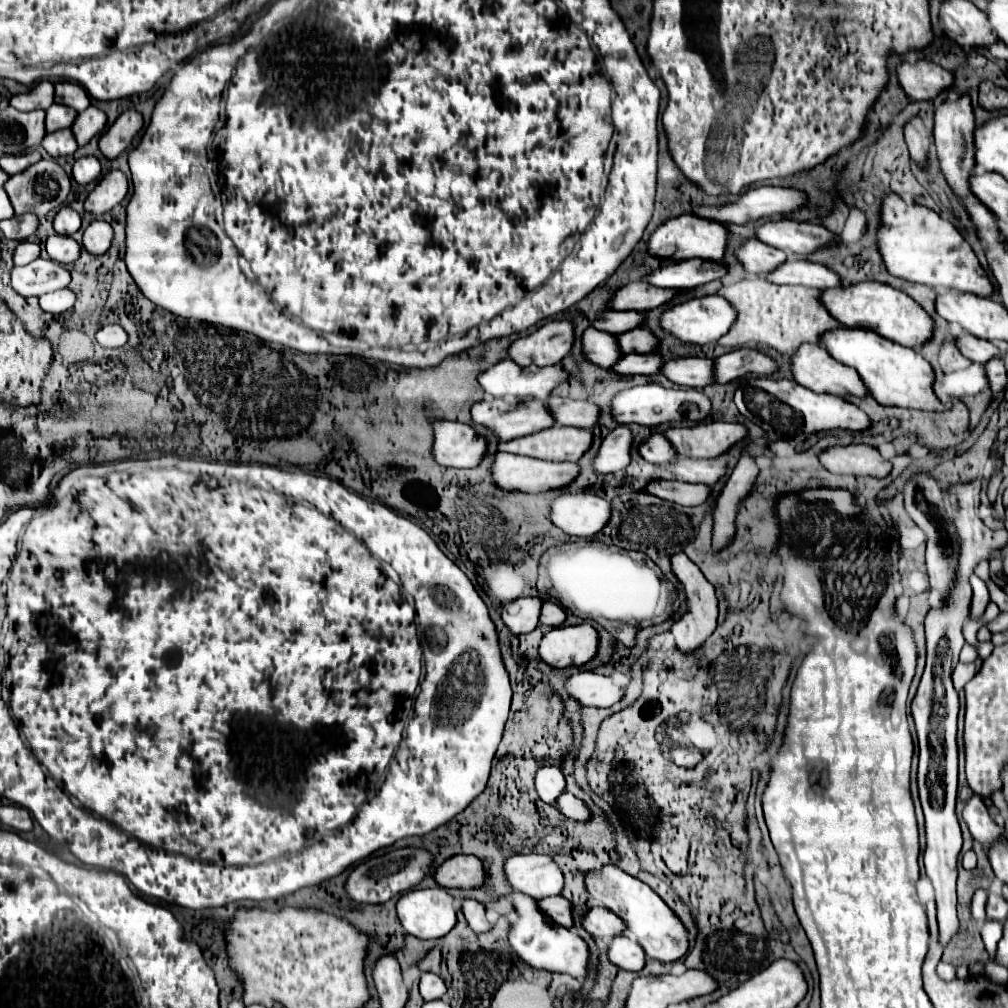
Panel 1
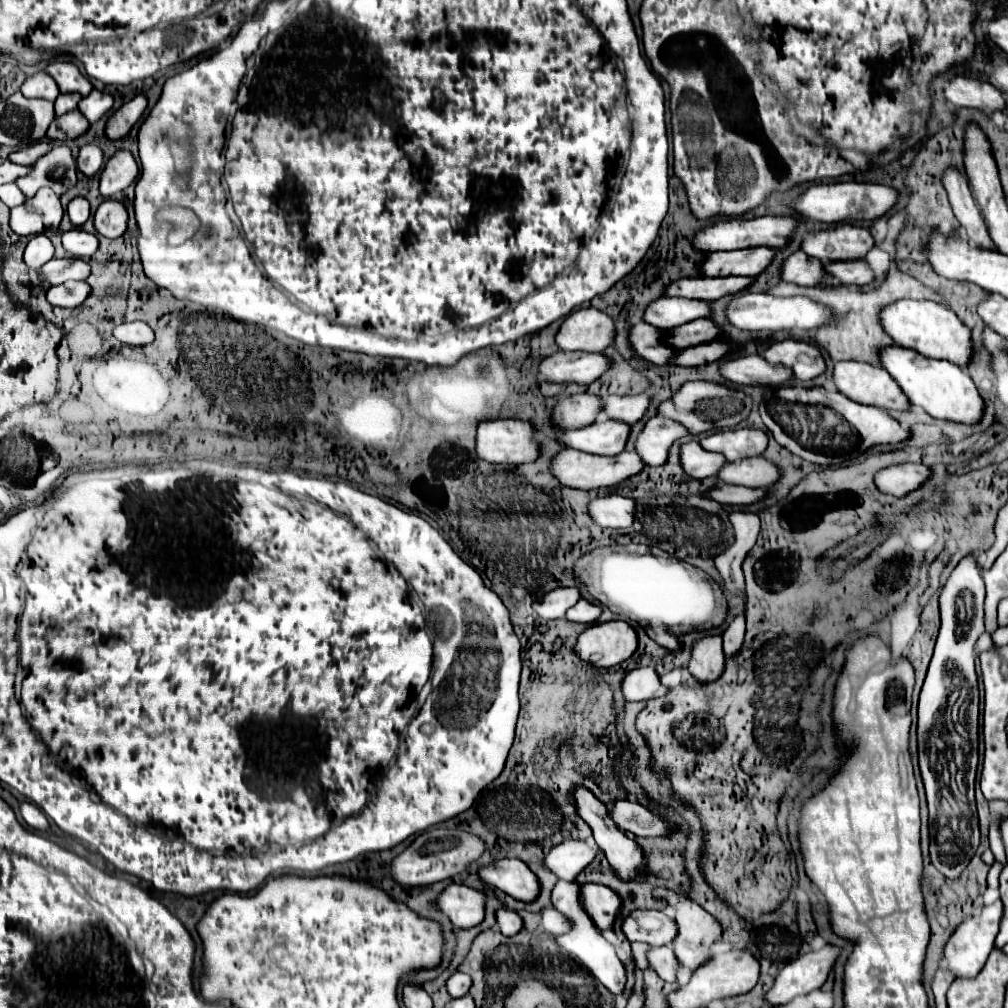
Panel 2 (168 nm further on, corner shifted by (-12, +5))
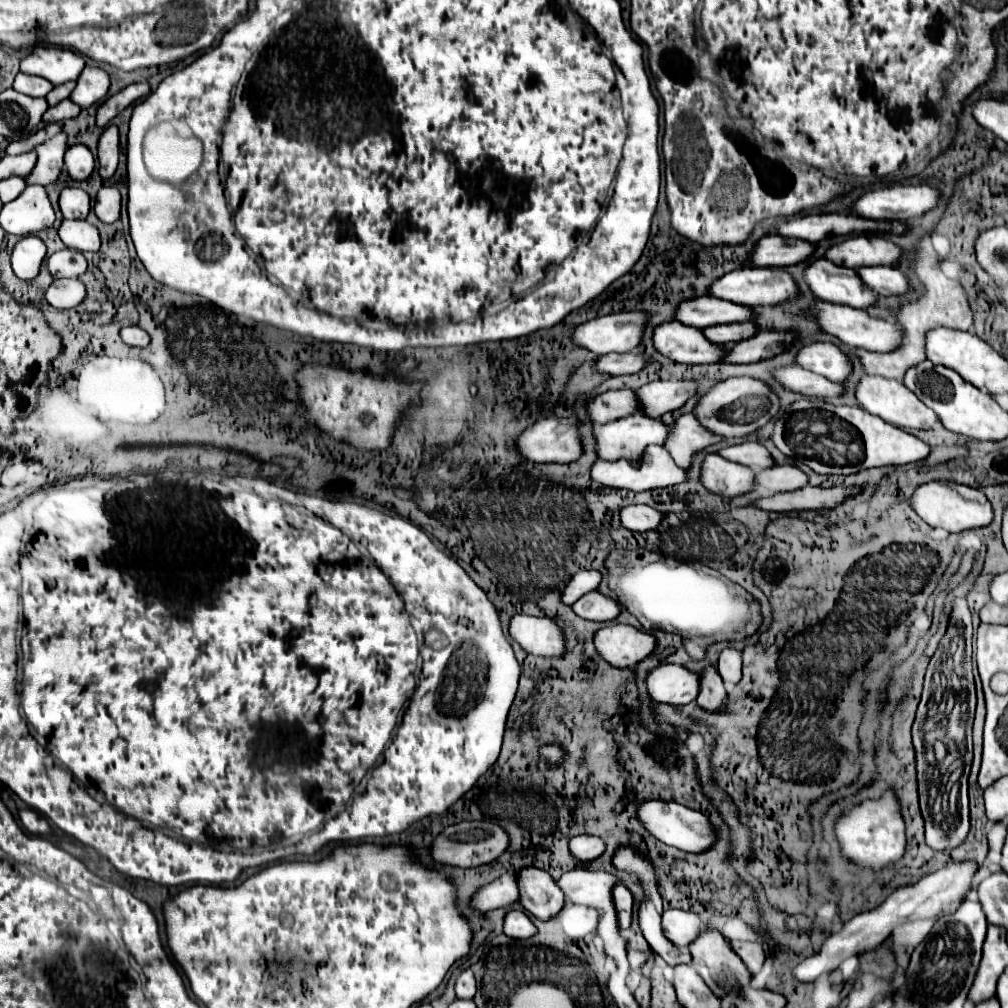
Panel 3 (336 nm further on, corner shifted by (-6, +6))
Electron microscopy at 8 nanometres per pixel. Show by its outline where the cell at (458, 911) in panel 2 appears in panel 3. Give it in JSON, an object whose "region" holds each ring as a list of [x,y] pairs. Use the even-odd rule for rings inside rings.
{"region":[[[505,872],[501,878],[497,878],[495,882],[487,884],[485,888],[481,888],[471,906],[475,910],[495,910],[495,908],[507,908],[511,904],[519,902],[519,886],[517,886],[517,874],[515,872]]]}

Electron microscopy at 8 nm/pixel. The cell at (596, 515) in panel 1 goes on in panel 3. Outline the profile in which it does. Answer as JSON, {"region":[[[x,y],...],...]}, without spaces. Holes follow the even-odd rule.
{"region":[[[635,504],[635,506],[627,506],[621,510],[621,522],[625,528],[635,530],[635,532],[647,532],[647,530],[657,530],[659,524],[663,522],[663,514],[657,512],[651,506],[643,506],[643,504]]]}

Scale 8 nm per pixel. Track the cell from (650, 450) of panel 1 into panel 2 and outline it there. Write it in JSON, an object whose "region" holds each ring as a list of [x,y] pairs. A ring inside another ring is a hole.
{"region":[[[697,441],[683,443],[679,447],[679,459],[681,459],[683,471],[695,479],[705,479],[709,475],[715,475],[725,461],[719,453],[701,449],[701,445]]]}

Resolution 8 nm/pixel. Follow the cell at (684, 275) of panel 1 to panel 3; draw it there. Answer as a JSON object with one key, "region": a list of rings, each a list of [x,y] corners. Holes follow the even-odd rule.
{"region":[[[765,236],[753,250],[753,260],[747,266],[791,266],[807,260],[815,252],[815,244],[807,240],[793,240],[787,236]]]}

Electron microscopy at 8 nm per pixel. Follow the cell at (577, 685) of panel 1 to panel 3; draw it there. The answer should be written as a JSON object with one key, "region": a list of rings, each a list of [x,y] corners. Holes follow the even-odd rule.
{"region":[[[665,664],[649,672],[647,688],[655,702],[667,702],[675,706],[689,704],[699,692],[699,674],[685,666]]]}

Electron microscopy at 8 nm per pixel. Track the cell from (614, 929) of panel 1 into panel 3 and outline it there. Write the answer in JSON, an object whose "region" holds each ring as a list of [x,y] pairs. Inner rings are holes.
{"region":[[[665,910],[663,914],[663,932],[679,948],[687,948],[705,928],[705,920],[695,912],[685,910]]]}

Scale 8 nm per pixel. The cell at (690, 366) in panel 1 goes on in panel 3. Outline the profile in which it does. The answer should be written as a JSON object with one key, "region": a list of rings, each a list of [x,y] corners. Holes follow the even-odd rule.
{"region":[[[785,366],[785,368],[777,368],[775,378],[779,380],[781,386],[799,392],[803,396],[809,398],[823,398],[823,400],[831,400],[837,396],[843,396],[845,386],[839,382],[831,382],[825,376],[813,374],[809,370],[803,370],[801,366]]]}

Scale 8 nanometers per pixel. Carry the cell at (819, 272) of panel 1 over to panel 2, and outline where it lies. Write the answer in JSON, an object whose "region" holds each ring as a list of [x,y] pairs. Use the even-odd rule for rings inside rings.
{"region":[[[833,261],[825,265],[825,273],[847,287],[863,287],[875,279],[871,267],[865,261]]]}

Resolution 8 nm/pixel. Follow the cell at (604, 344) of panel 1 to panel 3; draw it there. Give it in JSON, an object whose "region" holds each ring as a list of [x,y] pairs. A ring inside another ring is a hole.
{"region":[[[665,322],[665,324],[657,326],[655,334],[653,334],[653,342],[655,342],[655,348],[661,354],[665,354],[667,358],[671,358],[675,362],[683,362],[683,364],[715,364],[715,362],[723,362],[725,352],[729,352],[727,346],[709,342],[701,328],[687,326],[687,324],[681,324],[681,322]]]}

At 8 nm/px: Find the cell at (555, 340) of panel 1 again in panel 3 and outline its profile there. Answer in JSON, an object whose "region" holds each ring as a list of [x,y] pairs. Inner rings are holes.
{"region":[[[619,312],[595,318],[575,328],[573,340],[583,348],[589,348],[595,356],[611,352],[631,352],[639,348],[645,326],[649,324],[649,312]]]}

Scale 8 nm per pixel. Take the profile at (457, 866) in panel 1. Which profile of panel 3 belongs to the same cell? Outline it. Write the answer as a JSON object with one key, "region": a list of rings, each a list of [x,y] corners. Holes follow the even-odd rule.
{"region":[[[525,868],[519,872],[519,890],[523,908],[543,922],[555,918],[565,904],[557,882],[539,868]]]}

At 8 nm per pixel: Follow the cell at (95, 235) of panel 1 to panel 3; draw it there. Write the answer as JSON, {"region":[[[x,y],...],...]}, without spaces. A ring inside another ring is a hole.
{"region":[[[111,184],[101,186],[97,200],[95,200],[97,218],[105,224],[111,224],[111,222],[119,220],[119,210],[121,210],[121,194],[119,194],[117,186],[111,186]]]}

